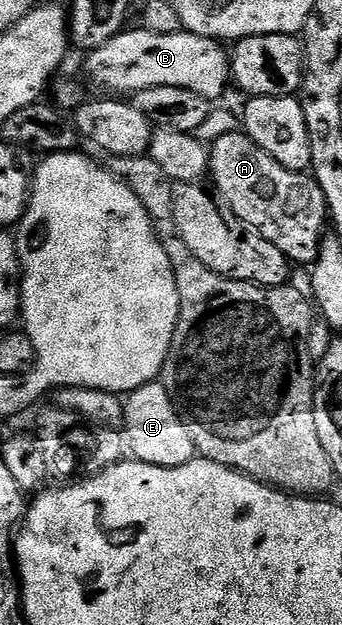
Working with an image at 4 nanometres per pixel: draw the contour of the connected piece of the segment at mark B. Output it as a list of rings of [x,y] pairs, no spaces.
[[[125,28],[116,34],[106,44],[102,44],[97,50],[87,51],[88,78],[96,86],[101,86],[101,91],[111,92],[116,96],[131,96],[146,88],[158,88],[169,86],[170,88],[186,88],[190,92],[198,92],[198,96],[209,100],[215,100],[227,86],[230,86],[232,77],[232,63],[229,51],[223,50],[221,43],[215,38],[207,38],[201,34],[190,34],[181,28],[177,34],[170,36],[158,36],[158,32],[150,32],[143,28]]]

